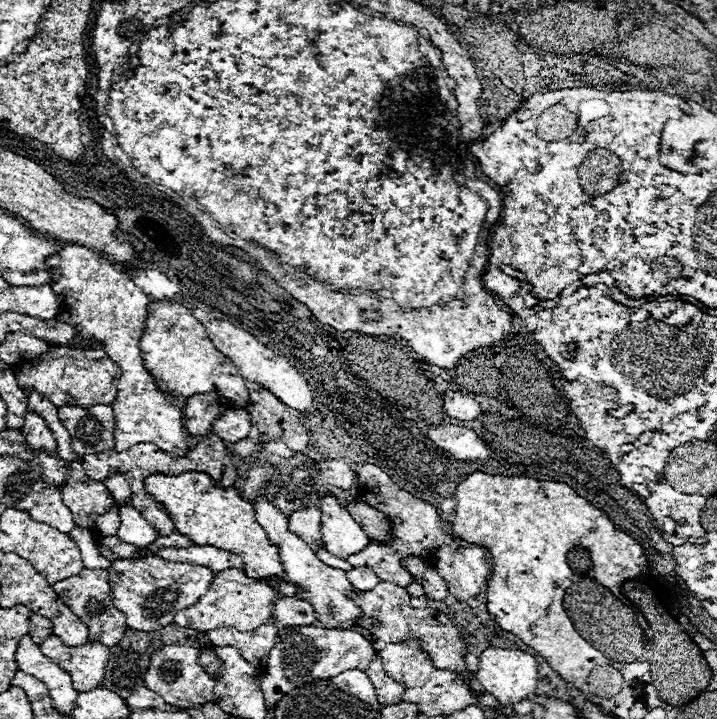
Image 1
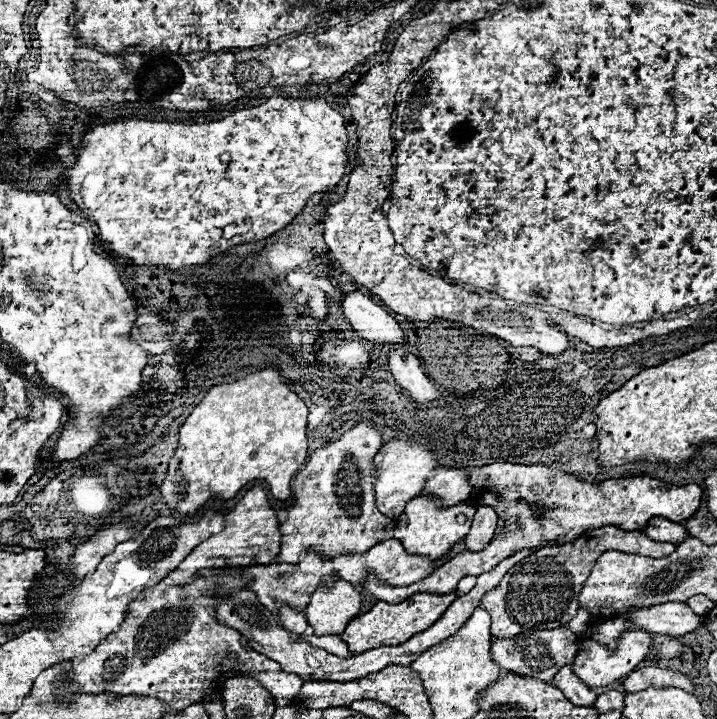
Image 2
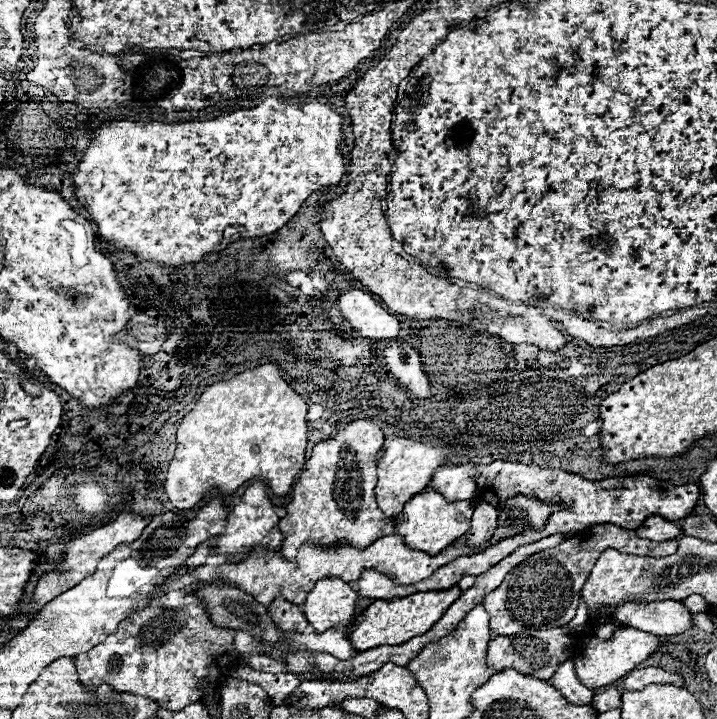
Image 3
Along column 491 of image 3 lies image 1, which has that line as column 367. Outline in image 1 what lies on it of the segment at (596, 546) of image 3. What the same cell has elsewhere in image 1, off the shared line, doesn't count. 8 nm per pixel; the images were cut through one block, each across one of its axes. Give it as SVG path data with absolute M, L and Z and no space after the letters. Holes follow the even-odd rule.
M380 582L374 590L364 592L364 594L352 590L350 592L350 598L364 612L364 618L360 620L360 624L366 630L372 630L372 634L374 634L376 640L382 640L382 642L400 642L406 636L420 638L422 640L422 650L426 650L430 654L434 666L448 668L448 670L458 670L458 672L464 672L466 670L466 662L464 662L466 642L462 640L460 630L442 612L438 612L436 608L426 608L426 610L412 608L410 602L408 602L410 596L406 594L406 588L396 586L396 584L390 584L390 582ZM374 614L380 618L382 628L372 628L370 616L374 616Z

